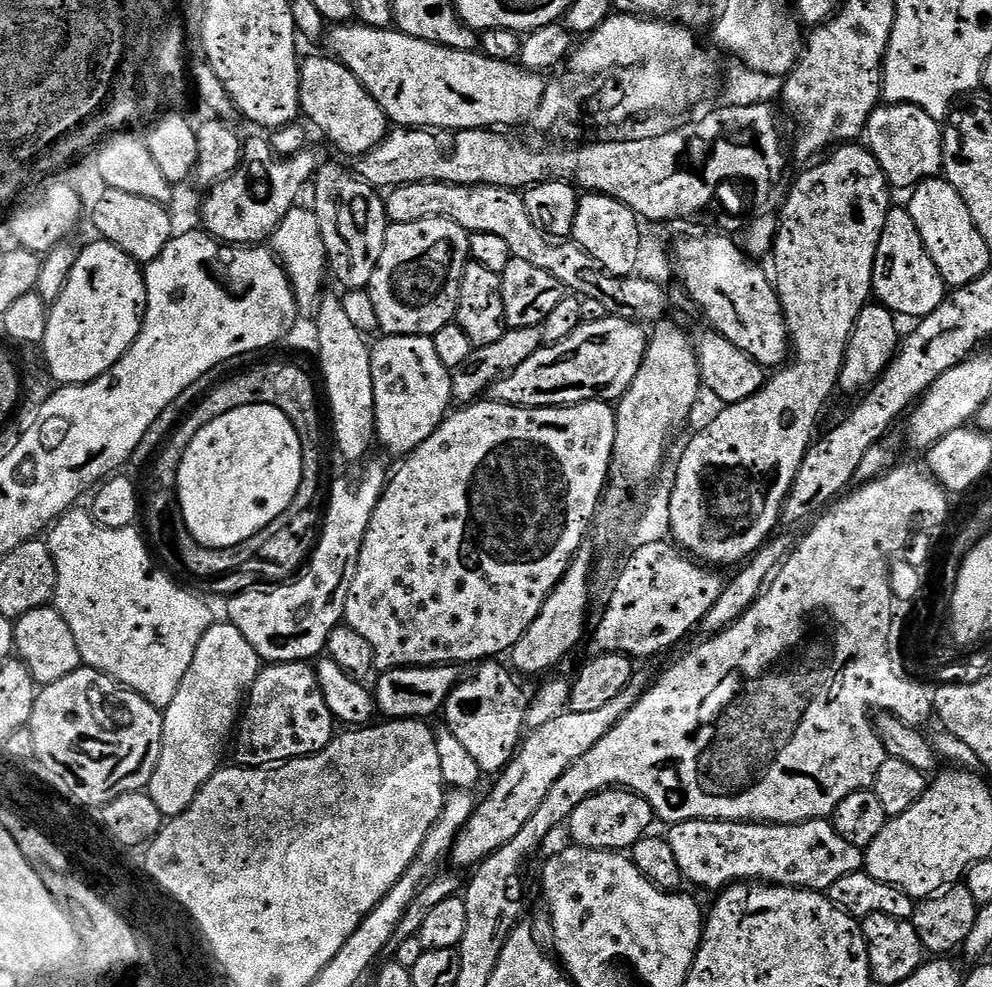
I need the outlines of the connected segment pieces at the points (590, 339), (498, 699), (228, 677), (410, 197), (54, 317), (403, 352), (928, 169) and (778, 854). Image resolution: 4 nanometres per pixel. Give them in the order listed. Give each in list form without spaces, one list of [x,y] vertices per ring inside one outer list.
[[[609,314],[598,322],[581,322],[574,334],[567,336],[561,344],[541,346],[537,352],[530,354],[522,366],[497,380],[490,389],[490,396],[495,403],[512,404],[516,408],[569,408],[571,404],[585,404],[591,400],[616,402],[628,392],[638,370],[648,352],[649,333],[644,333],[635,320]]]
[[[484,662],[479,668],[477,676],[469,680],[467,677],[448,696],[442,717],[448,723],[445,724],[447,731],[453,732],[458,742],[466,746],[470,758],[478,762],[485,774],[500,774],[512,763],[521,747],[520,735],[526,725],[526,696],[524,700],[524,692],[515,680],[517,677],[507,667],[504,669],[500,662]]]
[[[231,622],[213,623],[206,630],[198,650],[194,654],[194,662],[190,662],[190,670],[186,670],[186,678],[182,678],[182,686],[178,686],[175,701],[170,702],[168,708],[163,709],[164,717],[164,745],[158,758],[158,766],[152,775],[152,781],[146,789],[151,796],[154,806],[165,816],[182,815],[192,805],[194,798],[200,792],[200,787],[221,767],[220,759],[224,756],[224,747],[229,747],[234,736],[234,729],[242,716],[242,709],[246,704],[246,697],[252,691],[257,676],[262,671],[260,655],[242,638],[242,630],[238,630]]]
[[[444,183],[399,185],[387,195],[385,208],[389,221],[395,224],[444,217],[450,218],[470,234],[494,234],[506,242],[513,259],[533,263],[540,270],[552,274],[552,268],[548,268],[548,264],[544,264],[544,256],[540,256],[540,248],[544,248],[548,238],[530,221],[524,199],[515,189]]]
[[[97,239],[95,243],[89,248],[79,249],[68,281],[48,313],[42,351],[48,359],[48,368],[52,371],[53,378],[57,380],[55,383],[60,386],[88,384],[102,373],[109,372],[127,354],[136,340],[136,335],[140,333],[142,313],[146,307],[141,265],[107,240]]]
[[[385,335],[371,345],[376,440],[388,452],[407,457],[444,423],[452,399],[452,372],[442,366],[431,336]]]
[[[885,103],[875,108],[868,120],[866,147],[893,189],[911,190],[924,180],[939,177],[944,171],[944,128],[941,121],[913,104]]]
[[[831,819],[807,820],[801,824],[758,824],[739,820],[687,820],[671,825],[666,839],[678,858],[685,881],[700,888],[723,890],[741,882],[783,884],[785,888],[810,888],[814,892],[827,893],[834,882],[846,878],[846,874],[861,871],[866,864],[865,853],[858,846],[846,842],[838,834]]]

